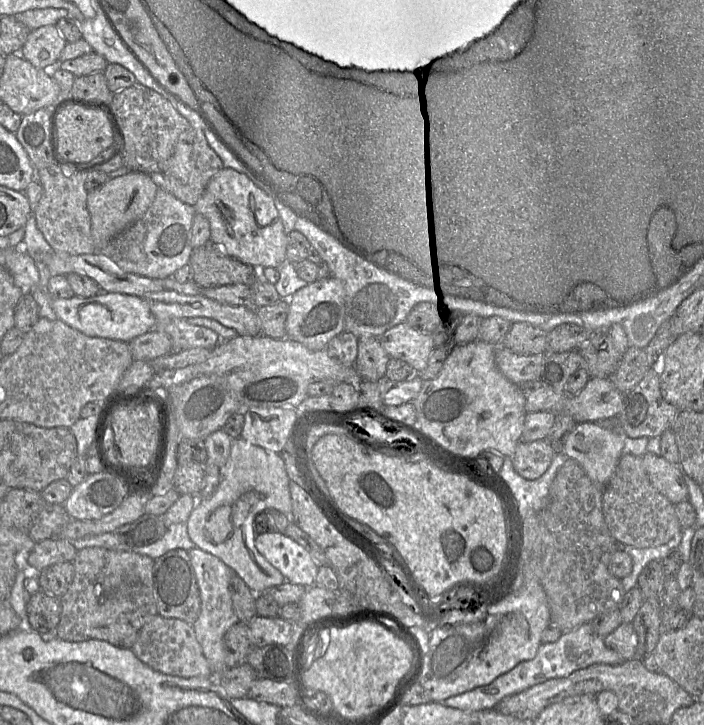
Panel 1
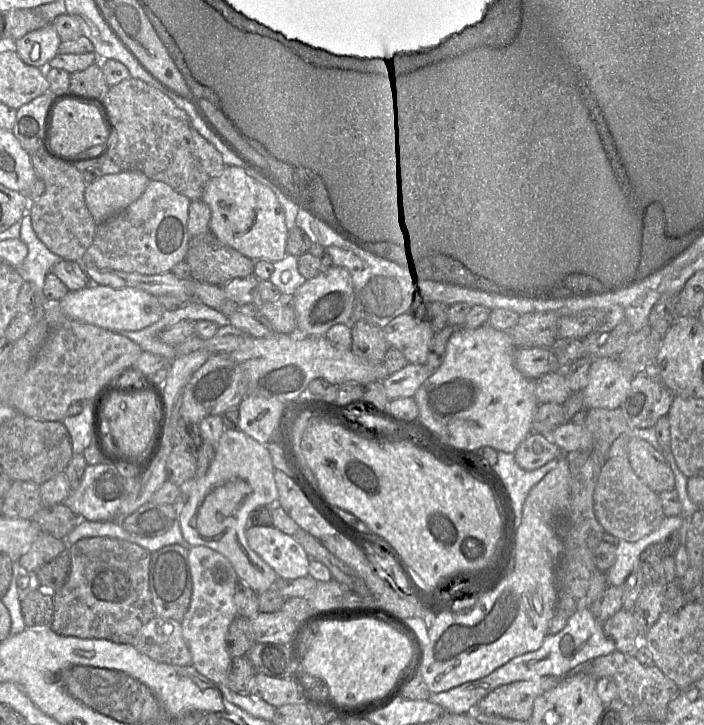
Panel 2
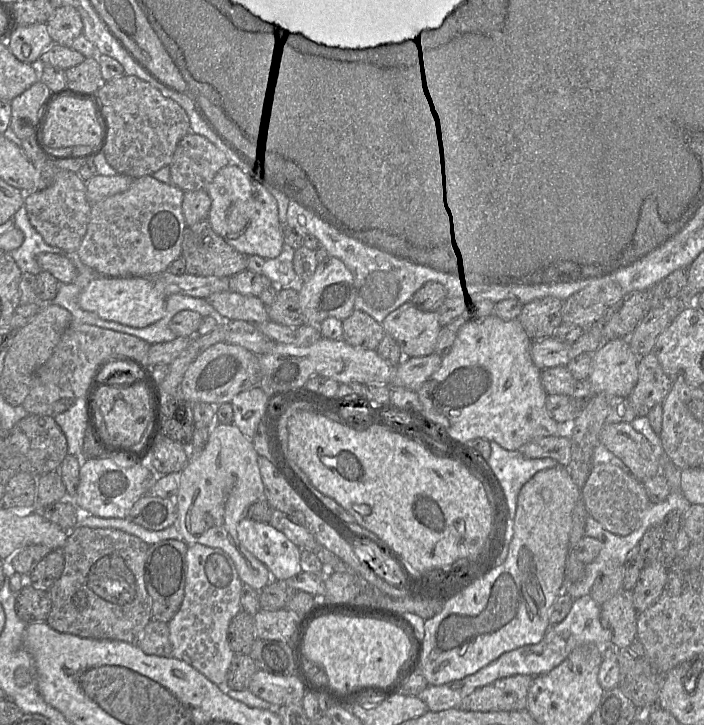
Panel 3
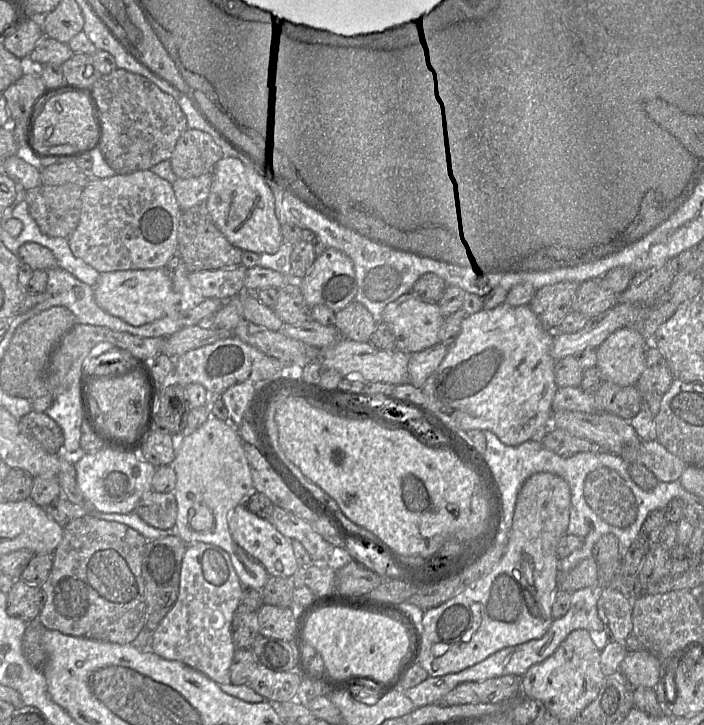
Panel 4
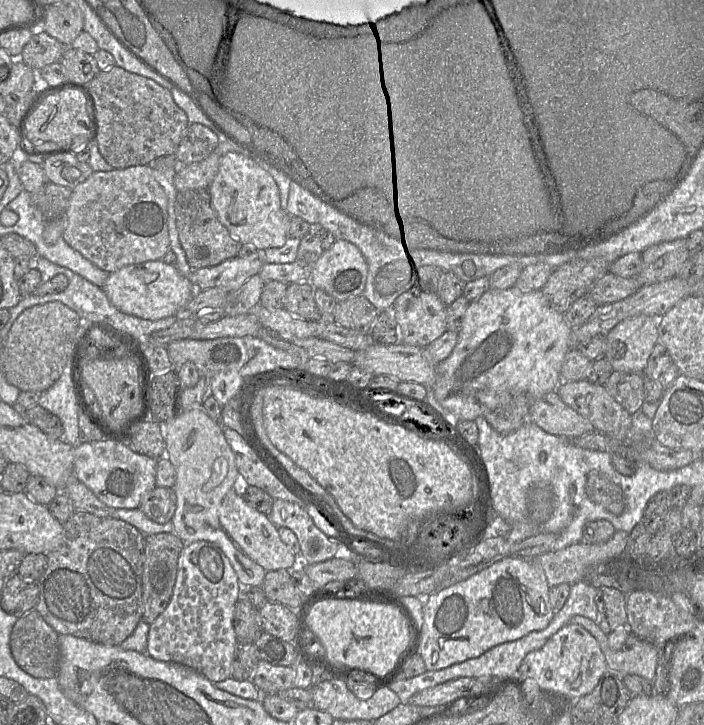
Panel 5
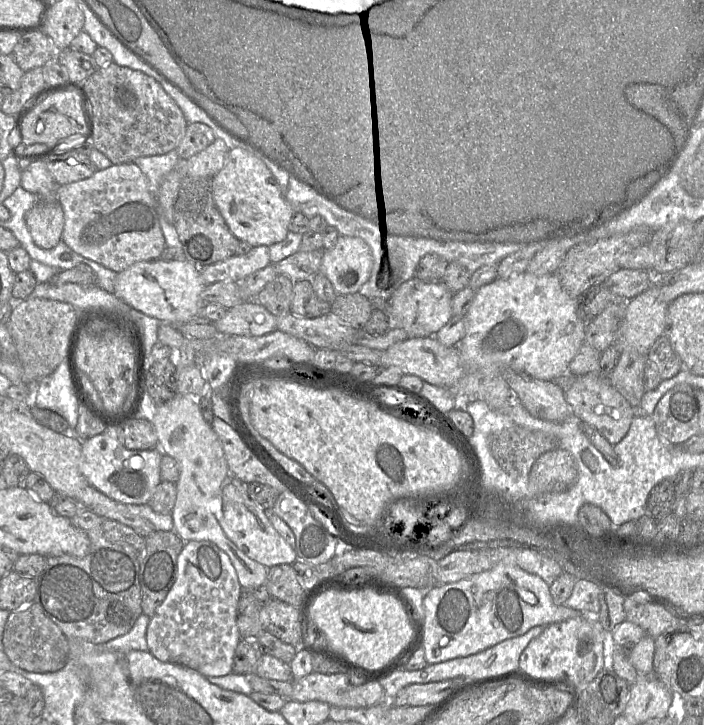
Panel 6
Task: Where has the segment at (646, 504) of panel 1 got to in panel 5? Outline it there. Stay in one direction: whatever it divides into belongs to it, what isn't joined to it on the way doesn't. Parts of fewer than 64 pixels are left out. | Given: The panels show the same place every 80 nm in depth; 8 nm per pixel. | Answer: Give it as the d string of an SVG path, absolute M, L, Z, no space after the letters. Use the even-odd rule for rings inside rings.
M593 470L587 476L587 496L613 514L620 515L625 509L625 496L620 483L614 483L608 475Z

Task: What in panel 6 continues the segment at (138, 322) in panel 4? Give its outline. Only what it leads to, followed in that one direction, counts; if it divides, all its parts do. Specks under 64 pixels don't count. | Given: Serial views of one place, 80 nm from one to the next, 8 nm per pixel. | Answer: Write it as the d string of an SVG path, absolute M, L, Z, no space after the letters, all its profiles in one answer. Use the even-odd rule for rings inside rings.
M159 258L137 262L117 273L113 294L131 308L162 323L183 324L199 315L204 288L200 269L192 263L186 260L164 261Z

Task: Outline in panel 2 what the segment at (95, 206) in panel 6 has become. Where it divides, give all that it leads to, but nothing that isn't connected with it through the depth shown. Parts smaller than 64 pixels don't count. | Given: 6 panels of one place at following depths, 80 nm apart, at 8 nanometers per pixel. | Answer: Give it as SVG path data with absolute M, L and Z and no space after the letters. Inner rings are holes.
M150 180L145 191L135 202L133 202L126 209L124 209L114 217L96 226L93 241L87 249L86 253L100 267L111 268L117 271L123 271L127 273L139 273L142 275L157 275L170 272L176 264L185 260L188 243L190 240L190 234L187 229L188 209L190 203L191 200L189 200L186 196L174 191L167 183Z

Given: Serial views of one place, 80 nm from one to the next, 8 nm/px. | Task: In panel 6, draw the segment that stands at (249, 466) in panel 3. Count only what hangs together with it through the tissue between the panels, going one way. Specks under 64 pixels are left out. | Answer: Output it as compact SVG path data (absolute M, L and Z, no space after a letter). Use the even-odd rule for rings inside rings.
M177 394L170 401L163 405L156 406L152 424L158 438L158 448L163 454L174 458L180 467L180 477L176 482L176 501L171 512L173 519L173 531L184 541L209 541L217 545L219 549L229 557L242 587L242 591L252 590L255 587L265 584L268 575L268 568L250 559L240 551L233 542L225 535L213 513L210 511L210 501L218 492L222 482L230 474L224 451L218 436L211 425L205 421L195 396Z

